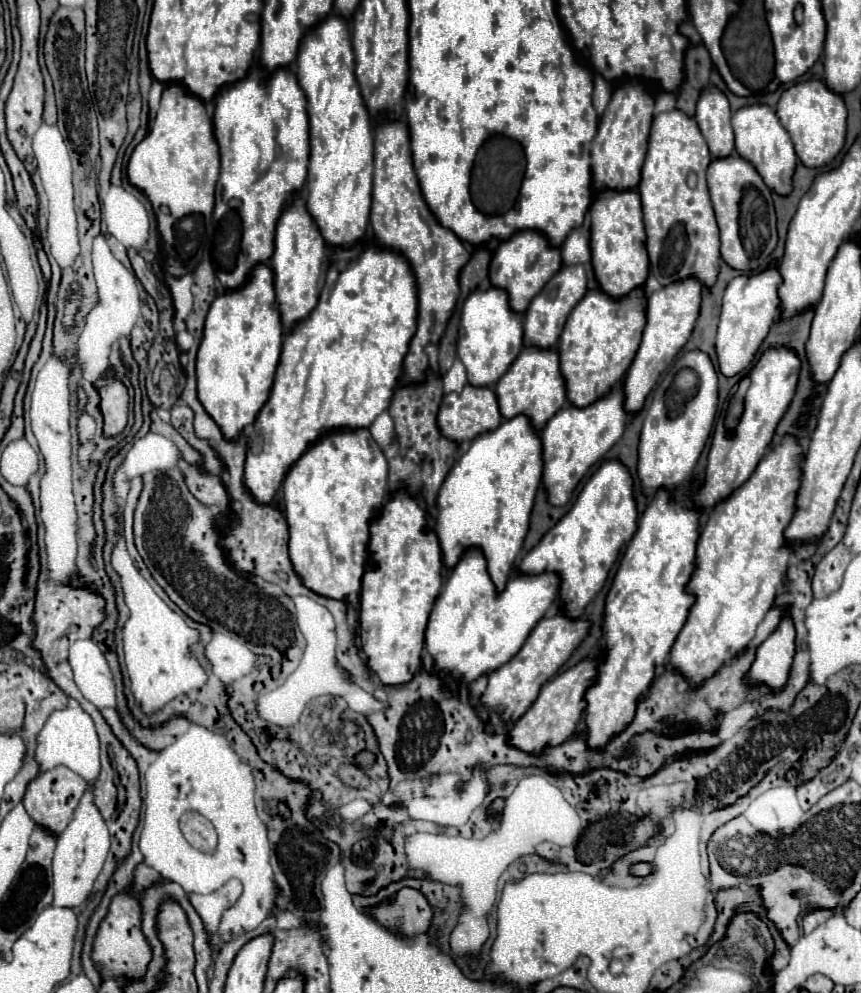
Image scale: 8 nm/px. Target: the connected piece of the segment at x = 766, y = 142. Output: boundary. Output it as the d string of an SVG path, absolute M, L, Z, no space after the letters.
M761 103L745 105L733 113L731 123L735 131L735 151L755 165L767 187L775 189L779 195L787 195L791 191L791 177L797 165L797 155L793 149L791 135L781 125L779 117L775 115L775 109Z

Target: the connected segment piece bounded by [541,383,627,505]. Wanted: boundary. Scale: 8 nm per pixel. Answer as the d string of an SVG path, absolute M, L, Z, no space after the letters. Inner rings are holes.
M621 383L587 407L569 405L559 409L545 423L545 427L541 429L543 463L545 463L543 485L549 491L549 501L553 505L565 505L575 485L587 473L587 469L593 463L597 463L613 447L613 443L617 443L617 439L623 435L625 423L627 423L627 411L623 407L623 401L625 401L625 393Z

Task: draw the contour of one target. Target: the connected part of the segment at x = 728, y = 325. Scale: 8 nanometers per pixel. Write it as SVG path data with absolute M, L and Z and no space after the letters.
M777 261L769 263L769 267L757 275L739 275L729 281L723 295L721 321L715 345L719 357L719 369L723 375L733 377L751 365L759 345L767 337L773 319L779 313L781 307L781 299L777 295L779 285L781 285L781 273Z

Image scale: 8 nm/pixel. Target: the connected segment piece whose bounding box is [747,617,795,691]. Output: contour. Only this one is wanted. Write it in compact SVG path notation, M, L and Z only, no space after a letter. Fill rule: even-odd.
M789 617L781 619L777 629L759 645L755 663L747 673L751 683L767 683L775 691L787 683L795 655L795 629Z

